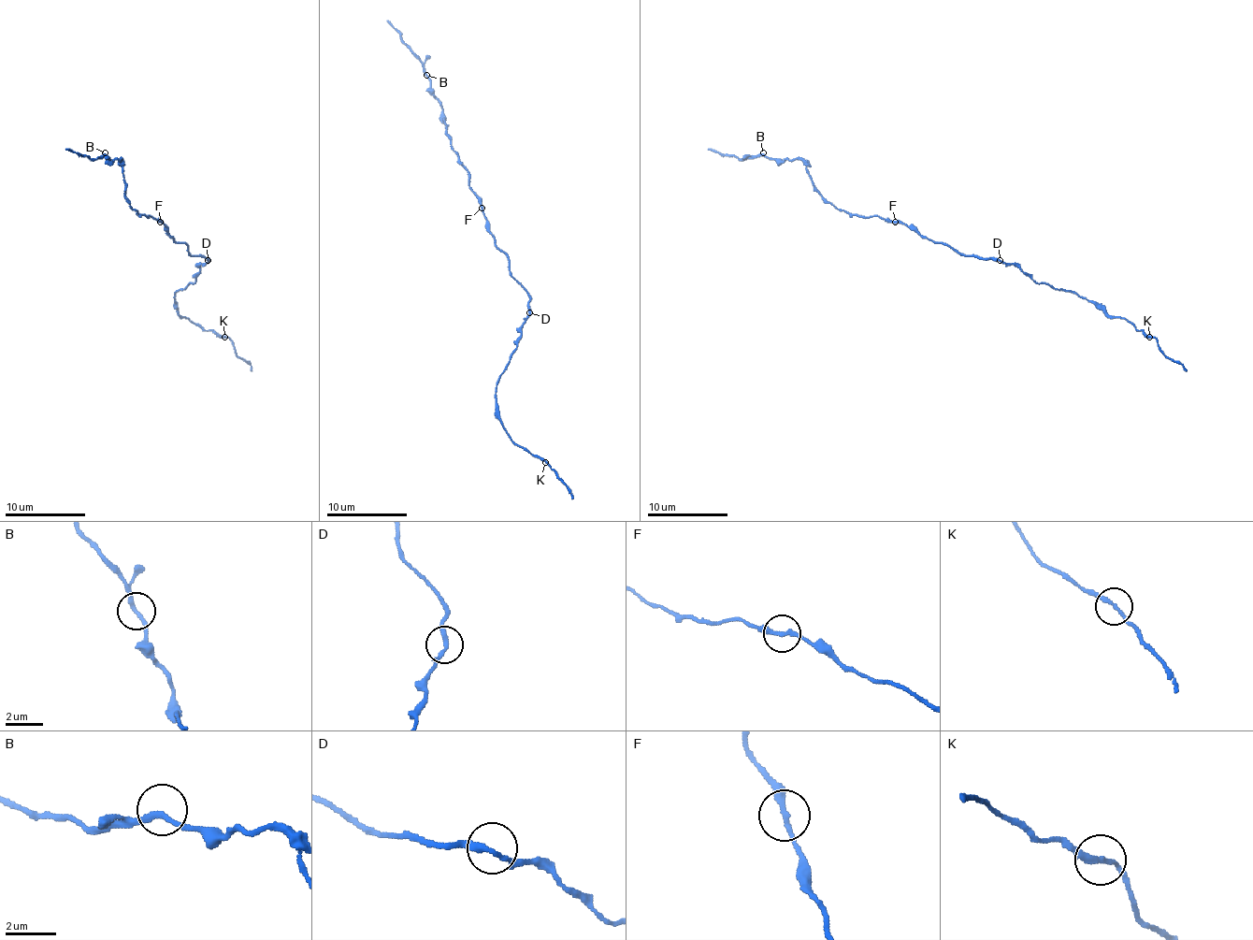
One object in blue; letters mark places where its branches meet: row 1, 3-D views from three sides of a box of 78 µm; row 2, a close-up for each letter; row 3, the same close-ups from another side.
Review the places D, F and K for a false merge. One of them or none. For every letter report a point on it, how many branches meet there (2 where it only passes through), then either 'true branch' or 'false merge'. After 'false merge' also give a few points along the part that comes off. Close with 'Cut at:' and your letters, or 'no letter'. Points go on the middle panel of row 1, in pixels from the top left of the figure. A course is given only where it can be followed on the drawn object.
D: (529, 312) | 2 | true branch
F: (482, 208) | 2 | true branch
K: (545, 462) | 2 | true branch
Cut at: no letter

